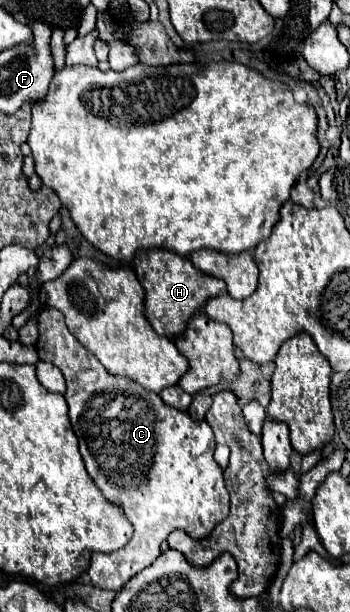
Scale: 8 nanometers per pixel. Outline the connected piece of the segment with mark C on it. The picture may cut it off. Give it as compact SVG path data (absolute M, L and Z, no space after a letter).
M44 306L38 314L38 342L40 360L58 366L66 378L66 402L70 408L70 422L80 440L80 454L86 470L102 494L120 506L124 516L134 526L134 534L126 546L110 554L92 554L88 576L94 586L102 590L120 590L134 574L148 568L160 556L160 544L172 530L186 530L192 538L206 538L214 526L230 512L230 498L224 488L222 468L214 460L214 434L206 422L194 422L186 412L168 406L158 394L150 394L140 384L112 376L100 366L94 354L76 342L60 310Z

